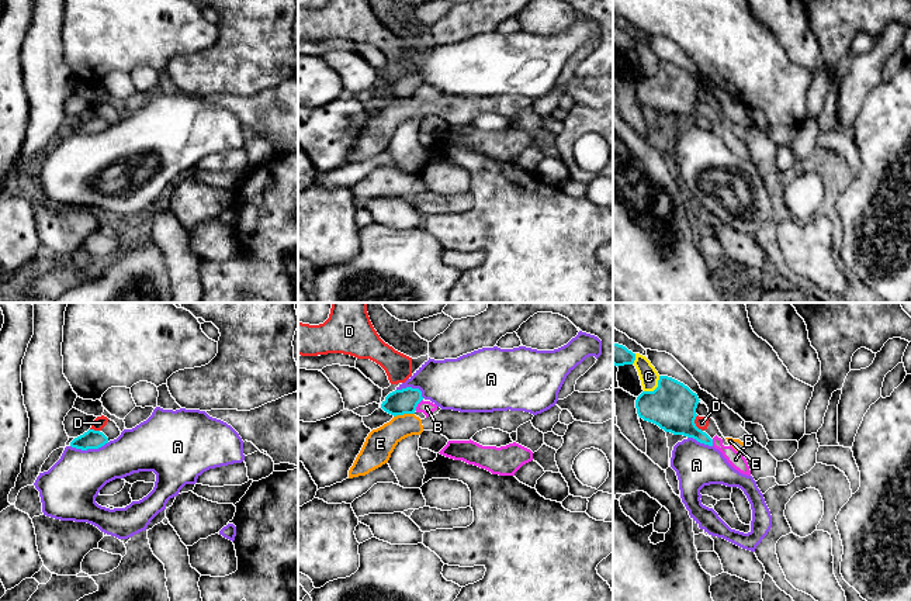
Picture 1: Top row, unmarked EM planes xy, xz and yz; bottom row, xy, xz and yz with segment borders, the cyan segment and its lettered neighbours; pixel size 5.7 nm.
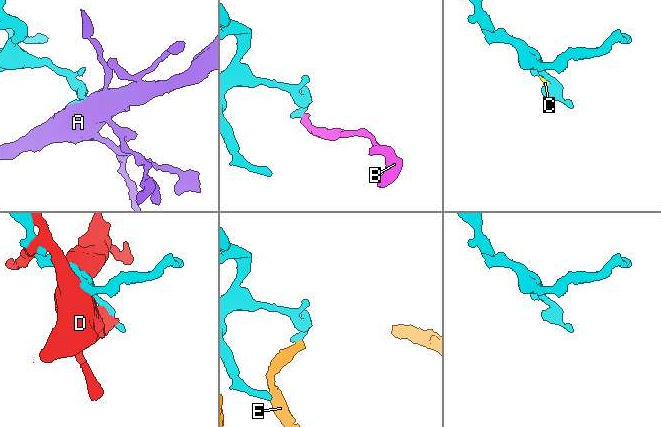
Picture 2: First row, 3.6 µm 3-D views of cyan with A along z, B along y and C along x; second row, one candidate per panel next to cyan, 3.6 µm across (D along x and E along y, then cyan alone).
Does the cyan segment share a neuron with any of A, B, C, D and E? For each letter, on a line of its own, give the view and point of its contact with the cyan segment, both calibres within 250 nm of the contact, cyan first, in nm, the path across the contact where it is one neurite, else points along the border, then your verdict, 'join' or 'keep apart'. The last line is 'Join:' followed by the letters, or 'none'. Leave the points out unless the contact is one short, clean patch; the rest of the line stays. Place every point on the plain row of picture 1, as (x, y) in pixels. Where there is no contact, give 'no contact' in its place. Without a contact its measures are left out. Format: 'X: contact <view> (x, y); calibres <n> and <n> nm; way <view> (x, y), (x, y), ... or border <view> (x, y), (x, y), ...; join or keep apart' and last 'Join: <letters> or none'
A: contact xy (89, 133); calibres 110 and 320 nm; keep apart
B: contact xz (418, 87); calibres 140 and 80 nm; border xz (422, 83), (415, 95); keep apart
C: contact yz (657, 72); calibres 280 and 110 nm; border yz (660, 61), (658, 69), (653, 75), (644, 76); keep apart
D: contact yz (695, 109); calibres 280 and 80 nm; keep apart
E: contact xz (404, 97); calibres 140 and 170 nm; border xz (414, 97), (394, 102); keep apart
Join: none

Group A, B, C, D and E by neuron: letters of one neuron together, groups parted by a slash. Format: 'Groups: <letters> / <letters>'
Groups: A / B C D / E

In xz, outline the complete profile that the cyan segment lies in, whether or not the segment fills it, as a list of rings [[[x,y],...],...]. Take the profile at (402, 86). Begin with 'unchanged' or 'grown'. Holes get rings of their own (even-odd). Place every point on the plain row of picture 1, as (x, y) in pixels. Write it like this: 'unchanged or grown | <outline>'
unchanged | [[[406,72],[389,77],[381,89],[381,93],[396,101],[403,99],[415,99],[418,89],[423,84],[419,73]]]

